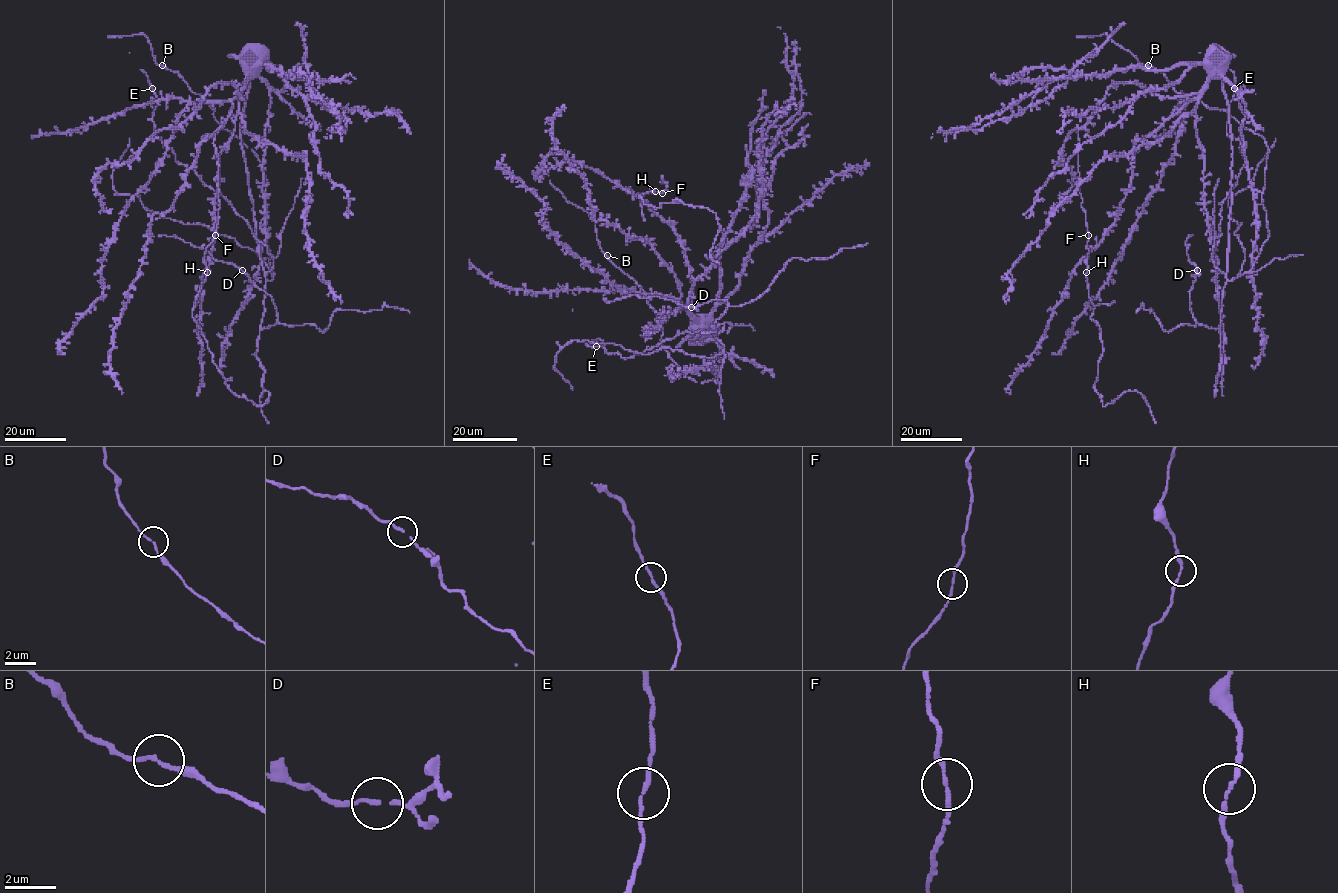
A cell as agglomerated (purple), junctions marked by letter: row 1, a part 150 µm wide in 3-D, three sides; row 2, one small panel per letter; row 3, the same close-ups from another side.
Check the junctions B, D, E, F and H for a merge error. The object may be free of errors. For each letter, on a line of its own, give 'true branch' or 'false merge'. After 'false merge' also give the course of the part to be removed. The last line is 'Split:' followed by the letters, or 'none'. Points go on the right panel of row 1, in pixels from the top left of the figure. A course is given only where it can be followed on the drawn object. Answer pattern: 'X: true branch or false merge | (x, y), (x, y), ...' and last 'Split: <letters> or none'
B: true branch
D: true branch
E: true branch
F: true branch
H: true branch
Split: none

